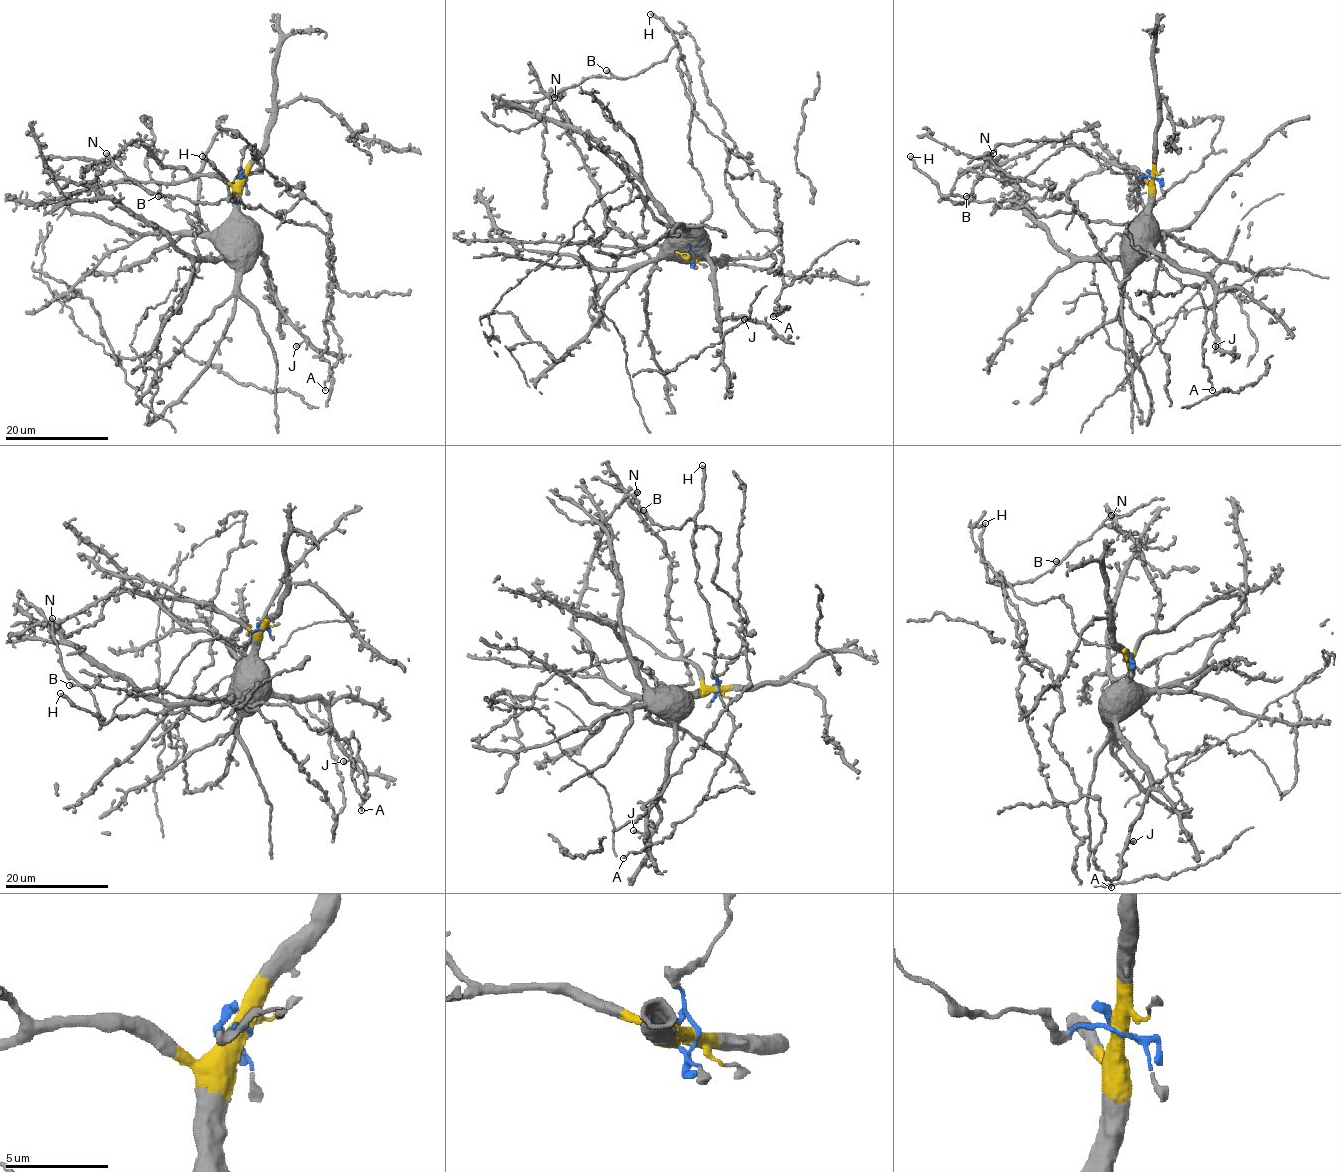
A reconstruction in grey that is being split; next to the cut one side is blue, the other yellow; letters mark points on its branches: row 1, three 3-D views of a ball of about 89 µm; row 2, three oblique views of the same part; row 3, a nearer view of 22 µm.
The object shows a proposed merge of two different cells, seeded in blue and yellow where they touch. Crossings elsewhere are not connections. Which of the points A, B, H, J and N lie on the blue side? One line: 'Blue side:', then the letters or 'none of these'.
Blue side: A, B, H, N

